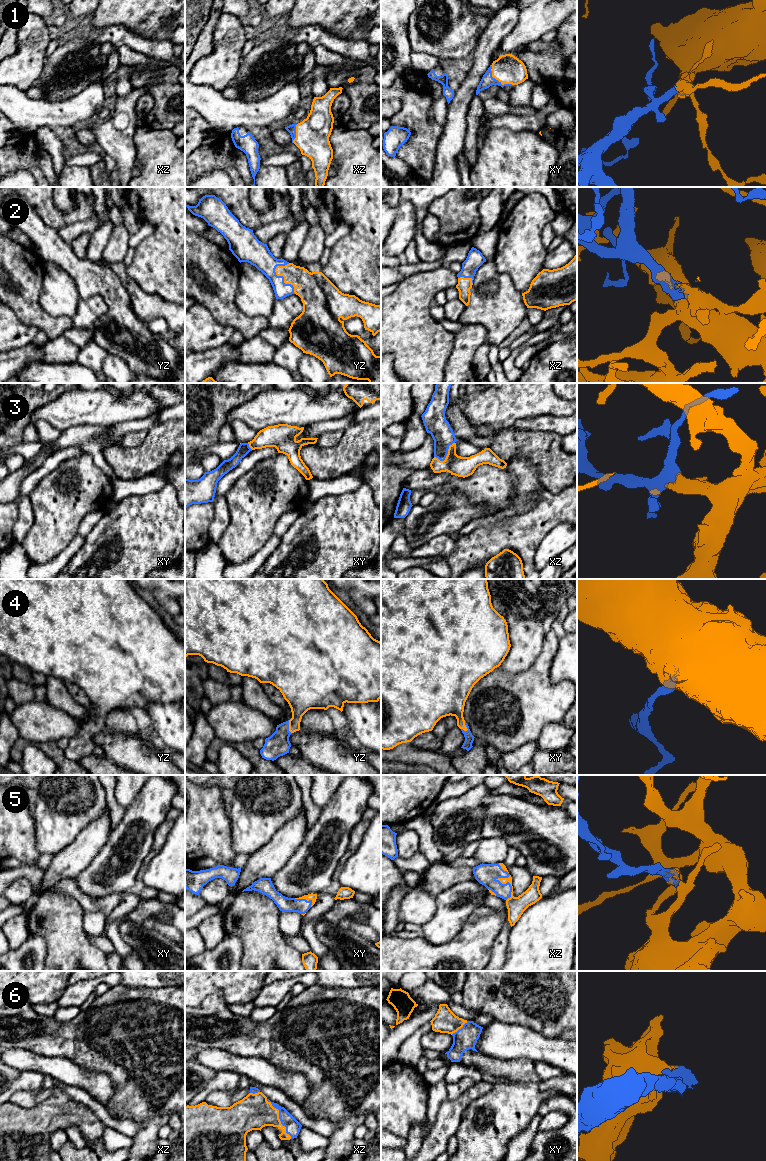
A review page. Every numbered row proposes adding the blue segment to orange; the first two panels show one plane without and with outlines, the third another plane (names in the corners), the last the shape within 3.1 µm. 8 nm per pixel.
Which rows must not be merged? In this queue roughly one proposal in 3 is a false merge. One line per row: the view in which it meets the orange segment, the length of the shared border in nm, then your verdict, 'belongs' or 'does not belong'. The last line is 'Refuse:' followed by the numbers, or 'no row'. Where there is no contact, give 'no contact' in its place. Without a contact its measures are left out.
1: meets orange in xy; contact 260 nm long; belongs
2: meets orange in yz; contact 280 nm long; belongs
3: meets orange in xz; contact 200 nm long; belongs
4: meets orange in xy; contact 90 nm long; belongs
5: meets orange in xz; contact 220 nm long; belongs
6: meets orange in xz; contact 380 nm long; belongs
Refuse: no row

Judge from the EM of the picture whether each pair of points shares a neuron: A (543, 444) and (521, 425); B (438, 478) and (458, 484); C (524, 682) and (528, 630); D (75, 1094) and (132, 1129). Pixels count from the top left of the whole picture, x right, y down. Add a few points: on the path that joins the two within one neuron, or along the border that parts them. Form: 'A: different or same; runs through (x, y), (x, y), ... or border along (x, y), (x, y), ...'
A: different; border along (549, 430), (519, 431)
B: different; border along (445, 481), (432, 489)
C: different; border along (540, 652), (523, 671), (502, 670)
D: same; runs through (89, 1102), (111, 1123), (118, 1125)

